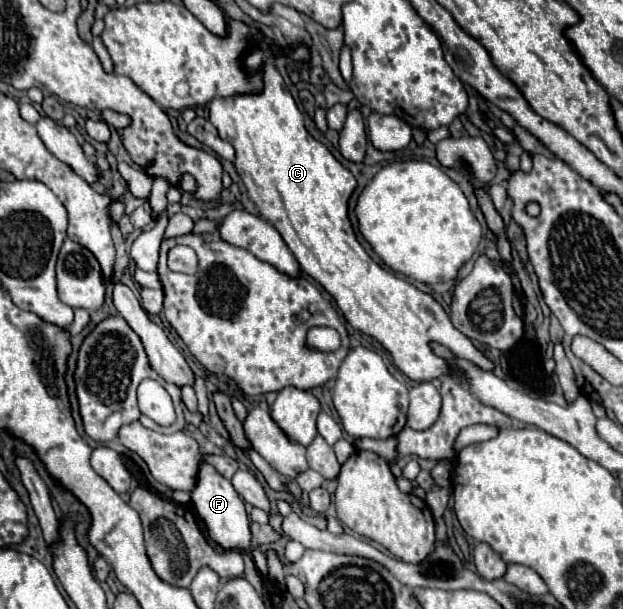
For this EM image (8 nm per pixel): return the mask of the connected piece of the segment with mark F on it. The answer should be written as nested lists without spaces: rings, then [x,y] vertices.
[[[201,465],[197,489],[193,489],[193,493],[191,493],[191,501],[195,505],[197,515],[203,519],[211,541],[215,541],[221,549],[225,549],[225,551],[231,551],[231,549],[247,551],[251,547],[253,533],[251,533],[251,527],[249,527],[245,503],[241,501],[239,493],[231,485],[231,481],[221,477],[211,465]]]

